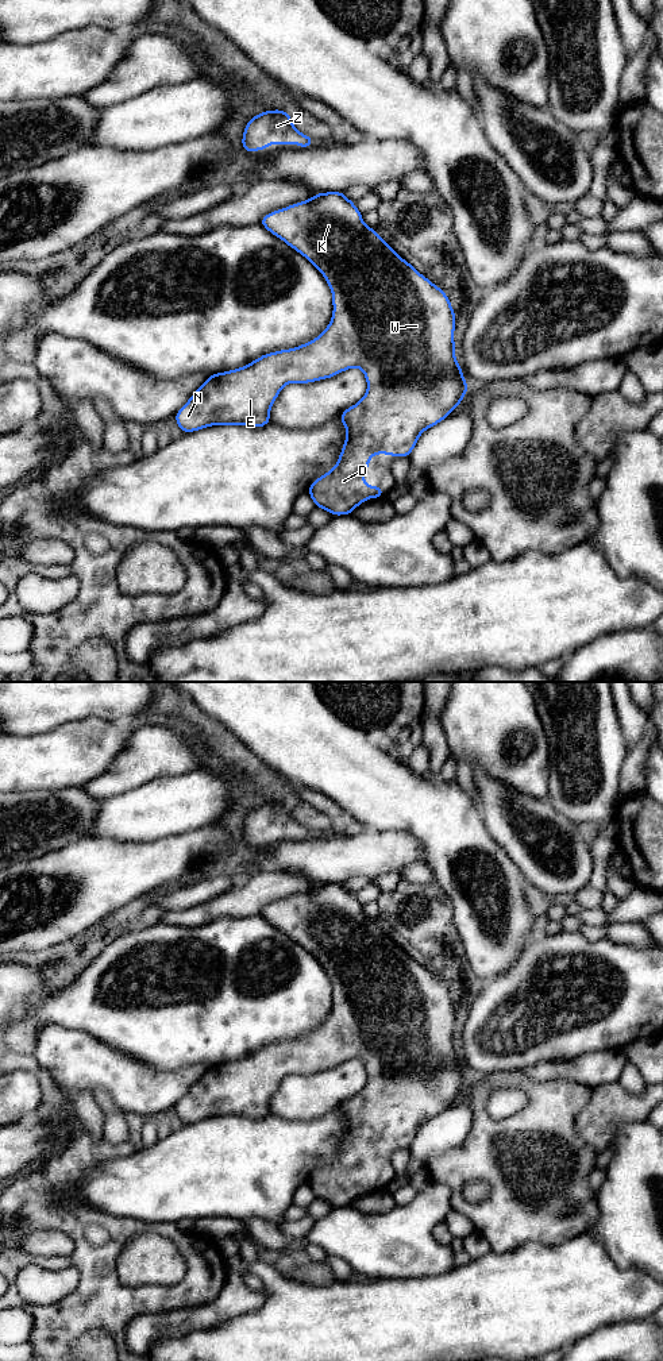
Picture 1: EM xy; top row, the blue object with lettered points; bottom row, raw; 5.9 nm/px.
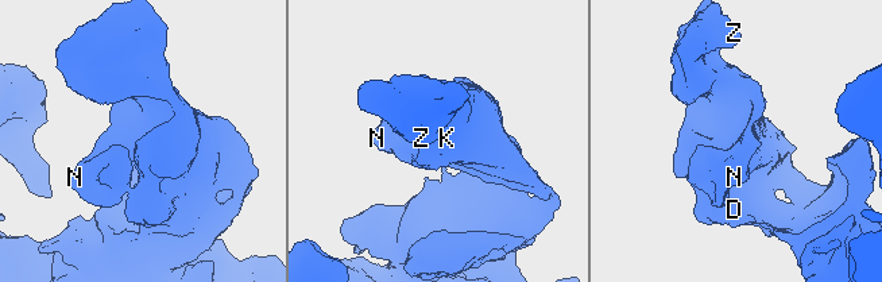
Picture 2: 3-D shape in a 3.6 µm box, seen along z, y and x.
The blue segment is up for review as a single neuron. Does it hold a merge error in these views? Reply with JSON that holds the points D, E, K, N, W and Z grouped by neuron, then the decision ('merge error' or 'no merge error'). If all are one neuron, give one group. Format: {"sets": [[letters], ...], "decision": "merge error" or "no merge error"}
{"sets": [["D", "E", "K", "N", "W", "Z"]], "decision": "no merge error"}

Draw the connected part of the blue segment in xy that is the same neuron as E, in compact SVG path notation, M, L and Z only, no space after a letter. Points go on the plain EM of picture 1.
M344 883L313 886L307 892L267 905L259 915L307 949L325 969L332 984L331 1013L317 1029L305 1036L269 1044L243 1059L209 1067L176 1104L174 1111L182 1125L230 1115L261 1119L271 1114L270 1100L285 1076L311 1075L332 1069L352 1059L361 1060L367 1082L355 1096L339 1104L347 1123L339 1150L307 1181L315 1198L325 1200L332 1207L352 1206L366 1191L383 1187L383 1180L378 1176L366 1176L363 1165L369 1161L370 1149L379 1145L409 1149L420 1126L442 1114L463 1092L470 1077L455 1049L456 1006L446 983L420 965L370 919Z

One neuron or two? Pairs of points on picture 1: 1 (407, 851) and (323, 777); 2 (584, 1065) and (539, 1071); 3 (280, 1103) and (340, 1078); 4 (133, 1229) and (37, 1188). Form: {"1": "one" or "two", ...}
{"1": "two", "2": "one", "3": "one", "4": "one"}

